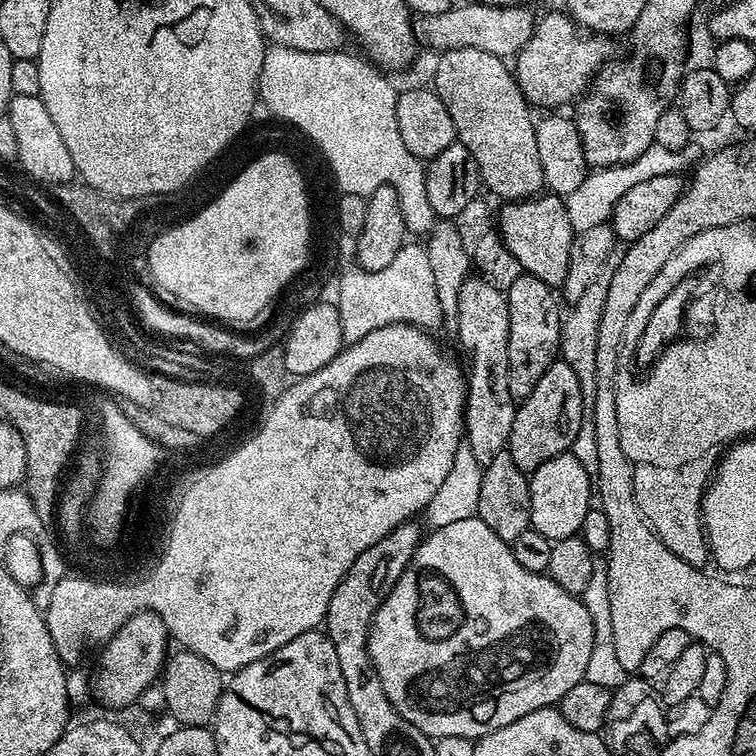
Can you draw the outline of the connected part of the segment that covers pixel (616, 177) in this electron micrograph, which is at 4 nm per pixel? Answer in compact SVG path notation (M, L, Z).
M653 142L645 152L638 154L638 158L634 158L630 162L589 171L582 184L573 193L563 197L566 218L570 218L573 233L609 223L618 198L622 198L622 194L626 194L626 190L632 189L638 182L646 182L649 178L658 178L658 174L679 173L680 167L684 164L684 158L686 158L684 152L666 150L666 146L658 146Z

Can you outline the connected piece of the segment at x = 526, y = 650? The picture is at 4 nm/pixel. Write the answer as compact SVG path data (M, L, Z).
M475 515L462 518L462 522L454 522L451 526L433 528L421 539L406 570L400 575L390 594L380 603L368 635L368 653L378 670L378 678L382 678L382 690L386 690L386 698L390 698L394 710L398 710L398 714L402 714L406 722L418 726L422 734L433 738L457 736L470 738L475 742L502 726L510 726L510 722L518 722L518 718L526 718L526 714L534 710L559 705L566 690L585 680L586 666L590 663L590 650L593 649L593 632L590 610L586 610L579 595L563 589L543 572L531 572L523 568L518 558L514 558L511 543L498 538L498 534L494 534L494 530L490 530L490 526L486 526L486 522L482 522Z

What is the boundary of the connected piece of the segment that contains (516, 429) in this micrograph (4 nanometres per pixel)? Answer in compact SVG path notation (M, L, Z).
M558 358L550 370L542 374L538 386L530 390L525 400L519 401L506 449L510 458L514 458L514 466L528 474L533 468L542 466L542 462L550 462L550 458L569 451L574 438L578 438L578 426L582 426L585 418L586 401L582 386L578 386L574 370L570 370L565 360Z

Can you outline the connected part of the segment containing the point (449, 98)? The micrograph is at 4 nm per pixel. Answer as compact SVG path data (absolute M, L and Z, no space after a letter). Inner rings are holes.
M445 48L439 53L440 61L436 64L436 84L434 90L438 94L438 98L442 98L442 106L446 106L446 110L450 110L450 122L454 122L454 130L459 144L466 146L466 150L470 150L470 154L474 158L474 162L478 166L478 174L480 175L481 185L485 189L489 188L494 195L500 199L500 202L519 202L521 200L531 200L533 196L539 195L544 185L542 172L542 164L538 155L538 147L536 145L535 128L537 121L532 118L533 109L528 103L528 99L522 94L522 90L518 86L513 69L506 65L505 57L495 56L494 54L486 54L486 50L474 50L473 48Z

